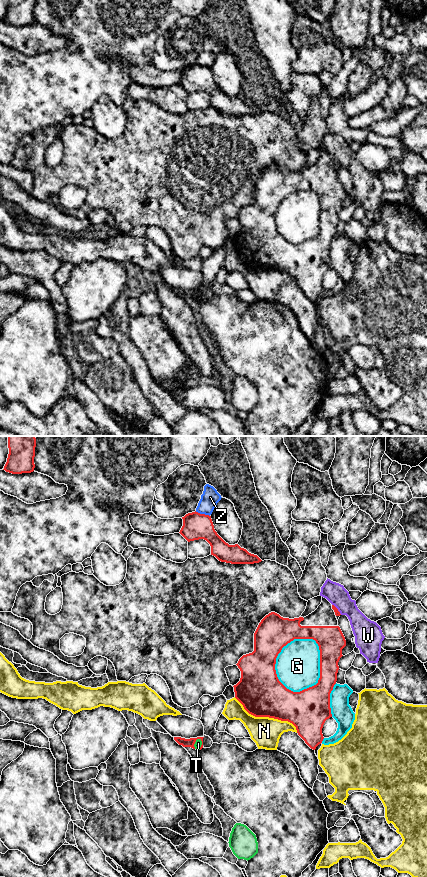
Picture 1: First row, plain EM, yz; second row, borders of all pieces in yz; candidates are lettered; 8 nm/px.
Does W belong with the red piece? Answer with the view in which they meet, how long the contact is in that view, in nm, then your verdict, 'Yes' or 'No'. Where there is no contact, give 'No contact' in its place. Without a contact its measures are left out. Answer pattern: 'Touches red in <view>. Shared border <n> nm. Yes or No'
Touches red in yz. Shared border 120 nm. No

